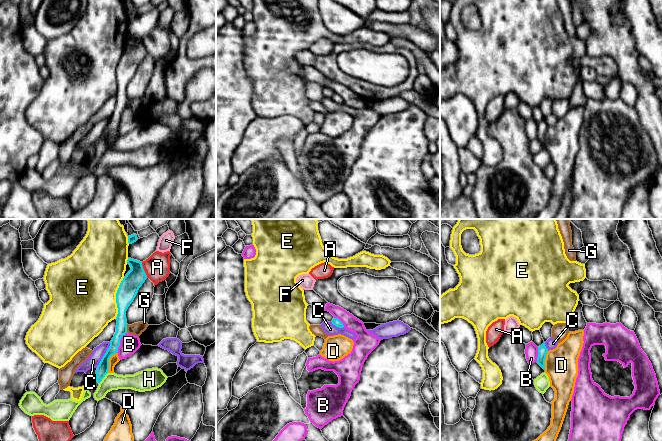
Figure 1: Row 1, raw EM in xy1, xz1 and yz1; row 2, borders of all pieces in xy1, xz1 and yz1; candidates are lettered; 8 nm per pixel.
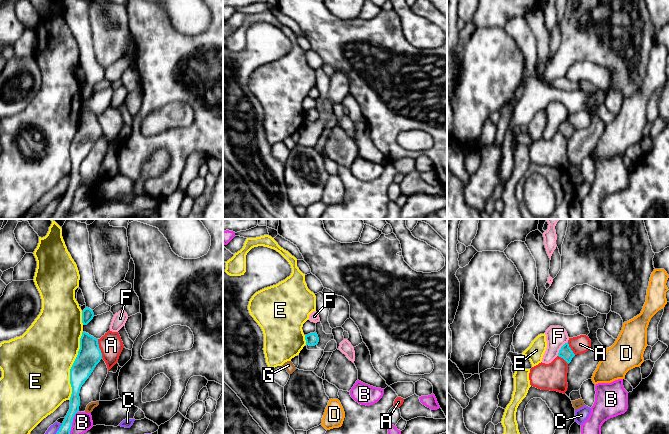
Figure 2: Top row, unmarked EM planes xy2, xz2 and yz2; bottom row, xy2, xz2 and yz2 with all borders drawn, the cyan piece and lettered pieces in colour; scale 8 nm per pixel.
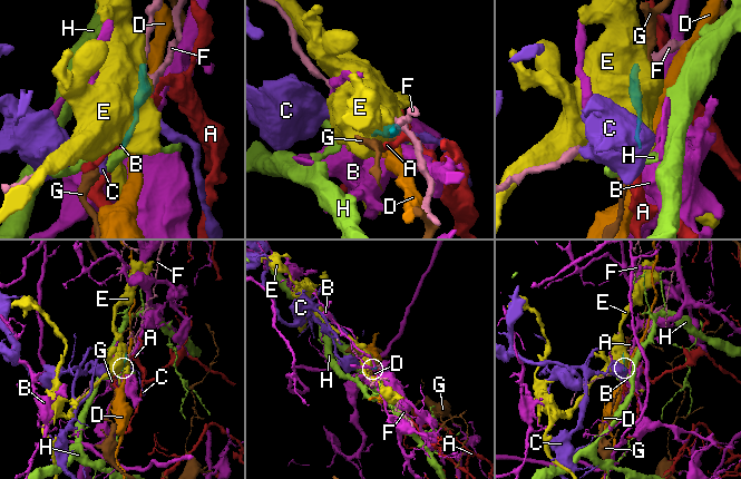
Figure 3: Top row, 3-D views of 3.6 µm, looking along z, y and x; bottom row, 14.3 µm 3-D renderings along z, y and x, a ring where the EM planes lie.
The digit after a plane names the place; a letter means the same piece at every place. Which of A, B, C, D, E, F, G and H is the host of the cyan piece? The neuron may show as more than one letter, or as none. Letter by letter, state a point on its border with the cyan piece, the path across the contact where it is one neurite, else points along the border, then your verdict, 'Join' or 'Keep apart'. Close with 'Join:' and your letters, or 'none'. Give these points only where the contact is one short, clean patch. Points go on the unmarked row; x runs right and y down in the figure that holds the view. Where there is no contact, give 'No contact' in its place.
A: Touches cyan at xy2 (99, 124). Boundary: xy2 (97, 115), (102, 133). Keep apart
B: Touches cyan at xy2 (71, 199). Boundary: xy2 (77, 187), (69, 210). Keep apart
C: Touches cyan at xy1 (104, 131). Boundary: xy1 (110, 118), (96, 143). Keep apart
D: Touches cyan at xy1 (108, 138). Boundary: xy1 (116, 128), (109, 135), (109, 145), (107, 148). Keep apart
E: Touches cyan at xy2 (72, 141). Keep apart
F: Touches cyan at yz2 (561, 124). Boundary: yz2 (567, 117), (557, 131). Keep apart
G: Touches cyan at xy1 (126, 104). Boundary: xy1 (126, 100), (127, 107). Keep apart
H: Touches cyan at xy1 (103, 153). Boundary: xy1 (107, 148), (99, 159). Keep apart
Join: none

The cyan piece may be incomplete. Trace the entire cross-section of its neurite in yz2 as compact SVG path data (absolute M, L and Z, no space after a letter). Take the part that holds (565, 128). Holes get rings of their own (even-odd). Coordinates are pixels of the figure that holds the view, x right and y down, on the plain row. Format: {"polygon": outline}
{"polygon": "M568 118L565 119L559 126L558 132L563 134L568 140L571 138L572 134L575 132Z"}

